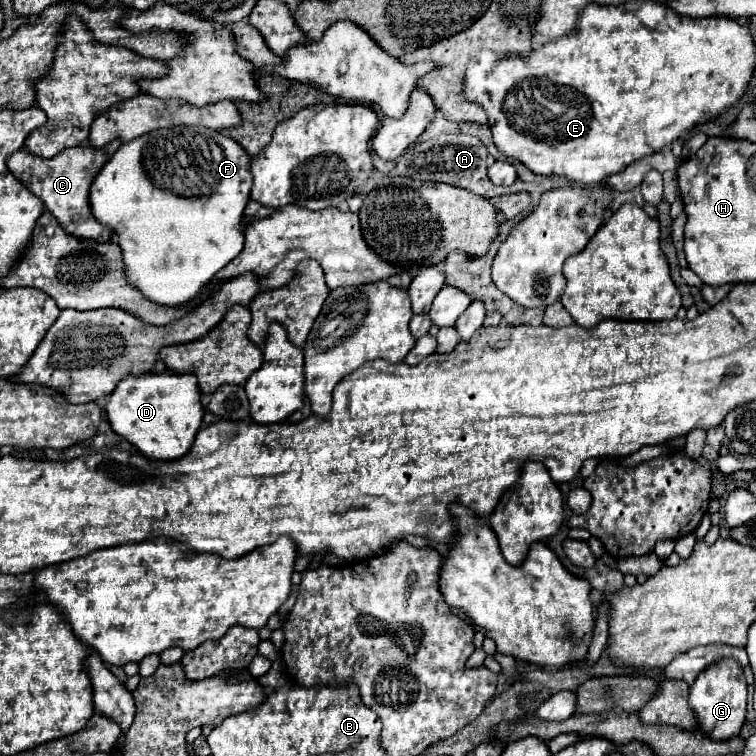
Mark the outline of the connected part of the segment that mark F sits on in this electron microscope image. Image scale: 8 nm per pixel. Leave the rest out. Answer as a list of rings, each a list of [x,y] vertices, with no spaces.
[[[168,127],[168,129],[158,129],[158,131],[148,133],[148,135],[142,135],[142,137],[134,139],[134,141],[130,141],[130,143],[124,143],[108,159],[108,163],[100,169],[98,177],[94,179],[94,183],[90,187],[90,207],[92,207],[94,217],[116,233],[118,245],[120,245],[122,255],[124,255],[128,281],[132,285],[136,285],[150,301],[154,301],[158,305],[172,307],[172,305],[184,305],[184,303],[192,301],[198,293],[202,293],[202,289],[212,281],[212,277],[220,269],[224,269],[234,257],[240,255],[240,251],[244,247],[242,219],[244,219],[244,209],[246,209],[246,205],[250,201],[250,189],[252,189],[250,155],[234,139],[222,135],[220,131],[206,129],[206,127]]]

